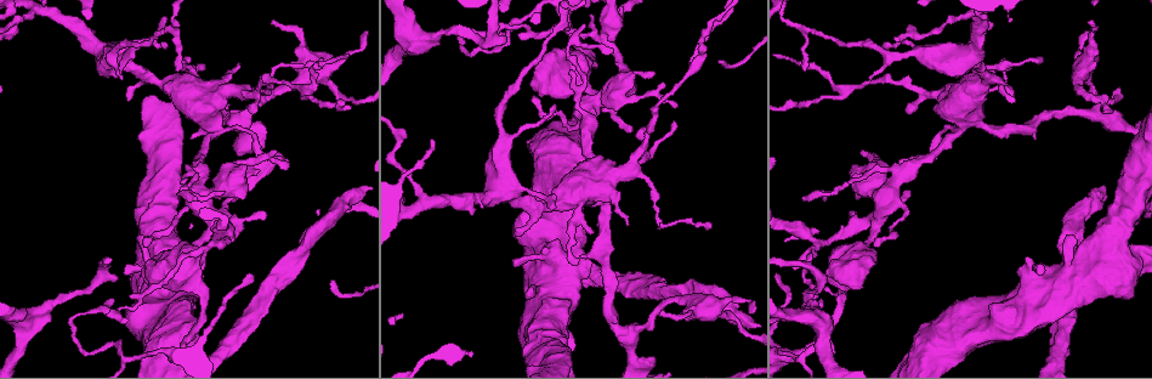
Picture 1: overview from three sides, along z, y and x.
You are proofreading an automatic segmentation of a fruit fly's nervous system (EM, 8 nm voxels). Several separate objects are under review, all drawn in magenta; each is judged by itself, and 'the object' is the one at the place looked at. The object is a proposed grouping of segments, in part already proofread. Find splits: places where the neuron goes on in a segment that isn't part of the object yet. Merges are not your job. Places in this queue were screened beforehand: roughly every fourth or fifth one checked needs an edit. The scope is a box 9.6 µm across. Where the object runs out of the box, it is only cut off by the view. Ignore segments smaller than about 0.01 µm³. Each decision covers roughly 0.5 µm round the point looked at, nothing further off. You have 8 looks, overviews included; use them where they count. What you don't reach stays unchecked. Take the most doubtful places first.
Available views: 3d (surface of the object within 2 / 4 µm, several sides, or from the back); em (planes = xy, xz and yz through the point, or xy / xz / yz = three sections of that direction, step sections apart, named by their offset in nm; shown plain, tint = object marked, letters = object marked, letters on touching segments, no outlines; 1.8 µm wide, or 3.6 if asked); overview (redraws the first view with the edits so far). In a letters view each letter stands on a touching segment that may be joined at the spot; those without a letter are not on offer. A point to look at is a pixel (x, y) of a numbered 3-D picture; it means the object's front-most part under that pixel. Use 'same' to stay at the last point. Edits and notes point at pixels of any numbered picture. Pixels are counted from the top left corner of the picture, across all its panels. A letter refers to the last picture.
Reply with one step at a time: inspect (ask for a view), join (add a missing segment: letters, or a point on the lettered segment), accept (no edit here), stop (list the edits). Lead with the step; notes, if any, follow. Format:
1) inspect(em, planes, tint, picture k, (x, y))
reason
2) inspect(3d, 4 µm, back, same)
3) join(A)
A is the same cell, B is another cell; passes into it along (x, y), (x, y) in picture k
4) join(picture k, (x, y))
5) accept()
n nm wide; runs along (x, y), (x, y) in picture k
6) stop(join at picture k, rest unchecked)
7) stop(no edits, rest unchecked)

inspect(3d, 2 µm, picture 1, (845, 90))
three-way junction

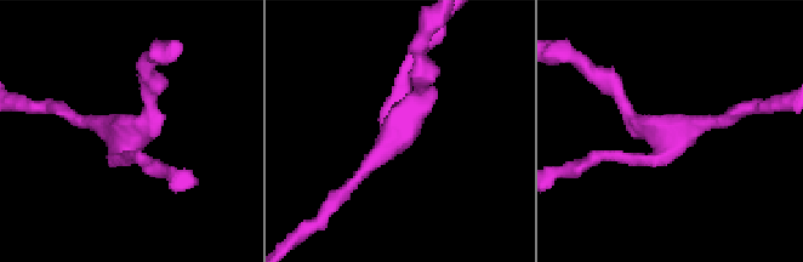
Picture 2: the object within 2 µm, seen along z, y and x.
inspect(em, xz, step 16, letters, picture 2, (678, 134))
3 arms

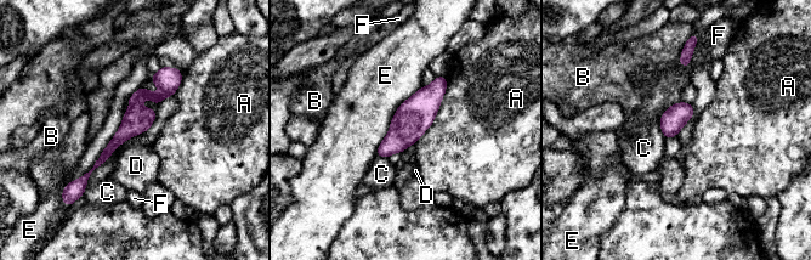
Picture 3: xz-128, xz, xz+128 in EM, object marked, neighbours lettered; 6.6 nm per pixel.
accept()
A, B, C, D, E and F are other cells; no lettered segment goes on from it

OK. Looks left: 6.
inspect(em, planes, letters, picture 1, (745, 319))
sudden change in width

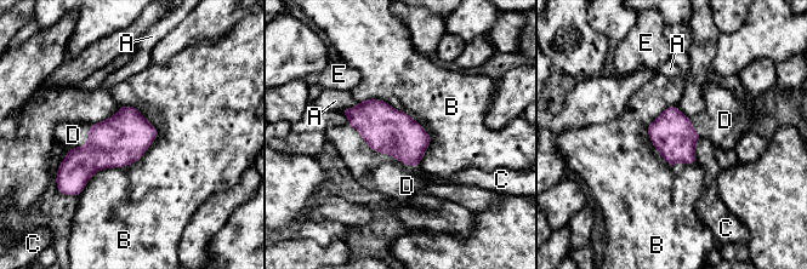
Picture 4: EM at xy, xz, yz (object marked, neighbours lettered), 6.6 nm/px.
join(picture 4, (380, 172))
D is the same cell, A, B, C and E are other cells; passes into it along (386, 130), (381, 152), (380, 172) in picture 4; it goes on there

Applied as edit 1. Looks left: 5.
inspect(3d, 4 µm, picture 1, (804, 304))
narrows sharply

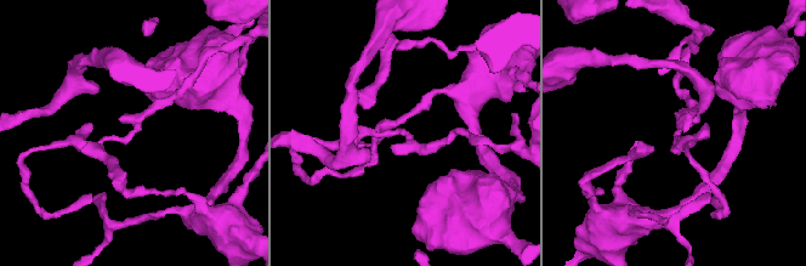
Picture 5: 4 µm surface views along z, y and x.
inspect(em, 3.6 µm, planes, letters, picture 5, (675, 136))
shape alone is not enough

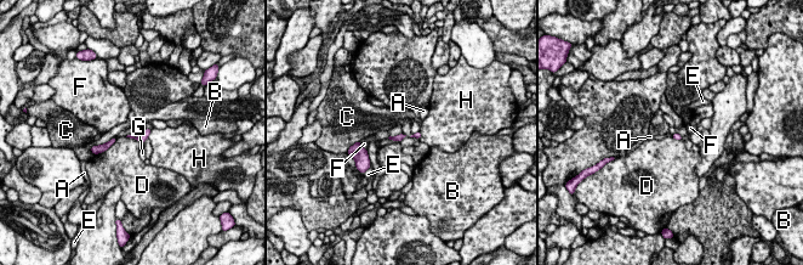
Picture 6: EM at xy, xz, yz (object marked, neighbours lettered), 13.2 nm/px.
accept()
A, B, C, D, E, F, G and H are other cells; border along (117, 137), (106, 150), (95, 154) in picture 6; none of them fits

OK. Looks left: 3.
inspect(em, xz, step 4, letters, picture 1, (853, 223))
a fork

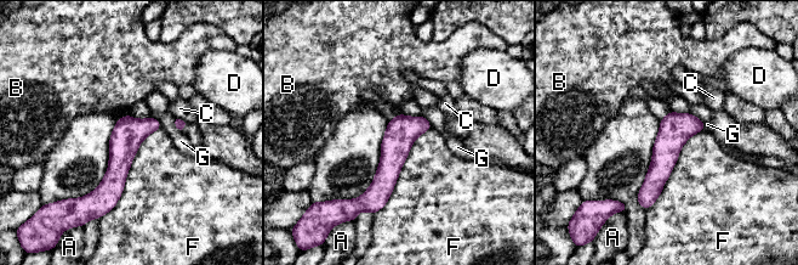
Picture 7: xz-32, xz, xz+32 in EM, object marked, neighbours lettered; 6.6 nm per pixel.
accept()
200 nm wide; A, B, C, D, F and G are other cells; border along (160, 127), (100, 216) in picture 7; no lettered segment goes on from it

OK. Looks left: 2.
stop(join at picture 4, rest unchecked)

